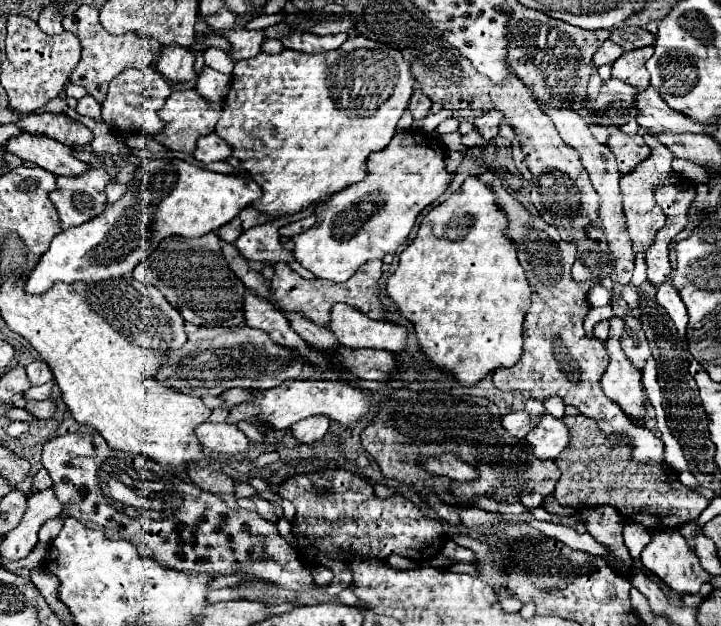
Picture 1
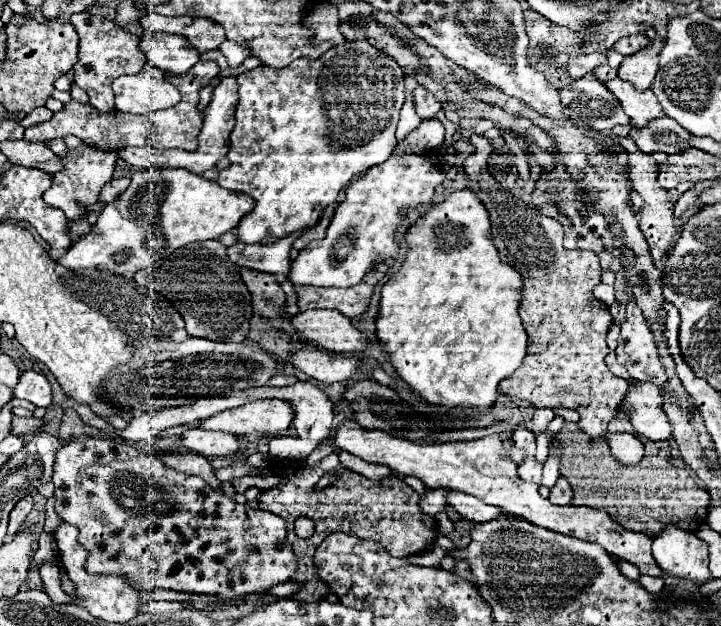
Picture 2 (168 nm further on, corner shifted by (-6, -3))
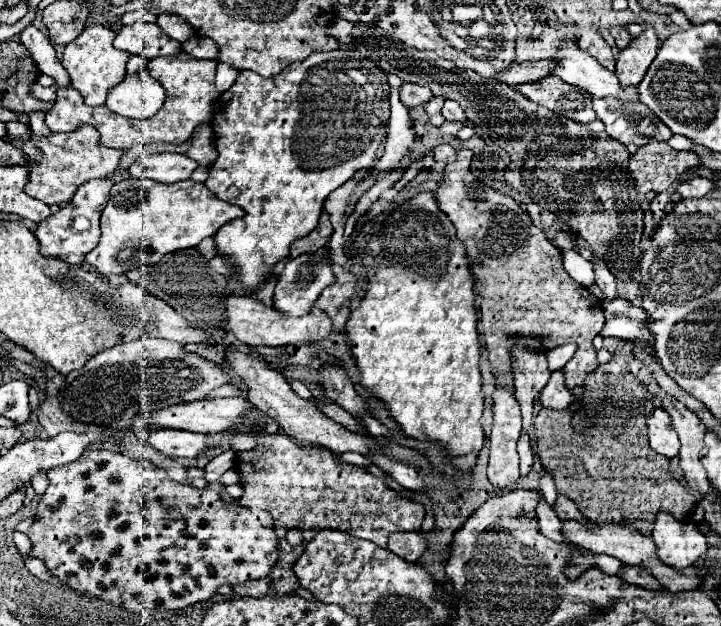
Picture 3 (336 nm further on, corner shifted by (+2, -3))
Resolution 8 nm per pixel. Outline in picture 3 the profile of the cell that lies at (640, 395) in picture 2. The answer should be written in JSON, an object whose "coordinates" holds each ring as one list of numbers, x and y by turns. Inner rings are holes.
{"coordinates":[[653,408,651,416,647,418,647,436,649,444,655,452,673,458,679,454,679,438,671,426,669,414,663,408]]}

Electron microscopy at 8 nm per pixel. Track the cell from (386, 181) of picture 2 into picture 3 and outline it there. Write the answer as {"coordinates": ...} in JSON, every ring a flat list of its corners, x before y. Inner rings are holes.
{"coordinates":[[327,246,315,254,303,254,303,256,291,258,285,264,285,270,279,274,279,282,275,286,275,296,273,296,273,306,291,316,303,316,303,314,311,312,311,306,319,298,321,290,335,284,335,274,333,274,331,266,333,266,331,254,329,254]]}

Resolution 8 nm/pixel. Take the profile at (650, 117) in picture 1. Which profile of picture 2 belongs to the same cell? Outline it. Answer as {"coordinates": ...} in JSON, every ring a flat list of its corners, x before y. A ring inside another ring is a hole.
{"coordinates":[[621,78,605,80,603,84,619,100,623,112,627,116,631,116,631,120,635,124,647,124,647,120,663,116,661,104,659,104,657,96,651,92,651,88,645,92,637,92,629,82,625,82]]}

